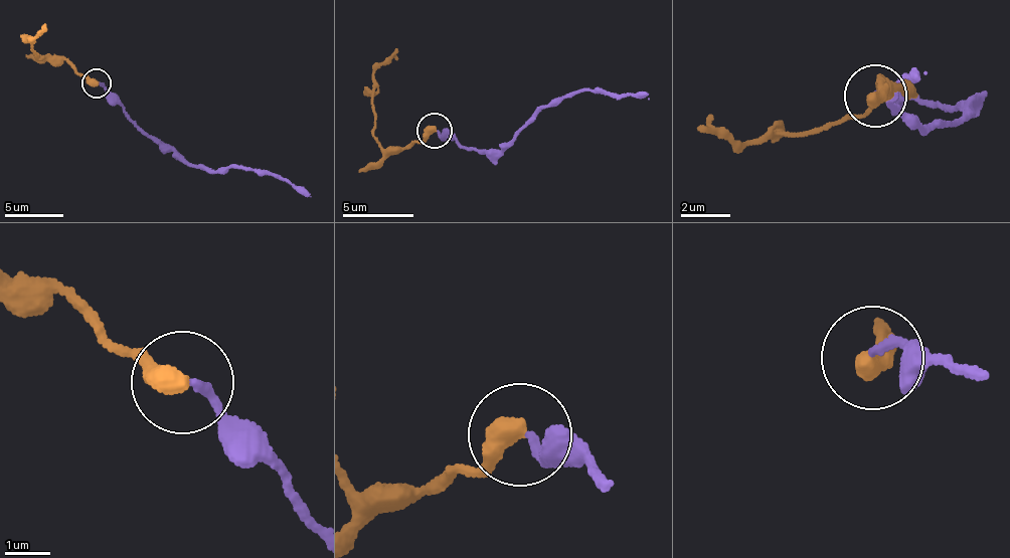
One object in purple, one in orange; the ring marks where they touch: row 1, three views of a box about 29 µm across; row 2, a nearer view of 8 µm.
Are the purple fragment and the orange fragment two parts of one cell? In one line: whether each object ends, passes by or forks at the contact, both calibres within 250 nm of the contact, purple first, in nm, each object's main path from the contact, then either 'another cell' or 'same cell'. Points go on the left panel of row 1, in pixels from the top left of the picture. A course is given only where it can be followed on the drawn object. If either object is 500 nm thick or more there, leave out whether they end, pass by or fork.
purple ends there; orange ends there; 190 nm thick on the purple side, 480 nm on the other; purple runs (99, 83), (145, 133), (196, 165), (214, 170), (230, 168), (273, 172), (311, 196); orange runs (96, 84), (66, 62), (51, 64), (37, 57), (29, 36), (46, 26); same cell

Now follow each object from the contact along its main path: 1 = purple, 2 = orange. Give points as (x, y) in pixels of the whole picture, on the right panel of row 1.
1: (876, 95), (953, 108), (968, 106), (951, 121), (918, 127), (899, 115), (894, 78), (923, 73)
2: (877, 98), (889, 91), (883, 82), (889, 99), (863, 115), (745, 139), (695, 126)

